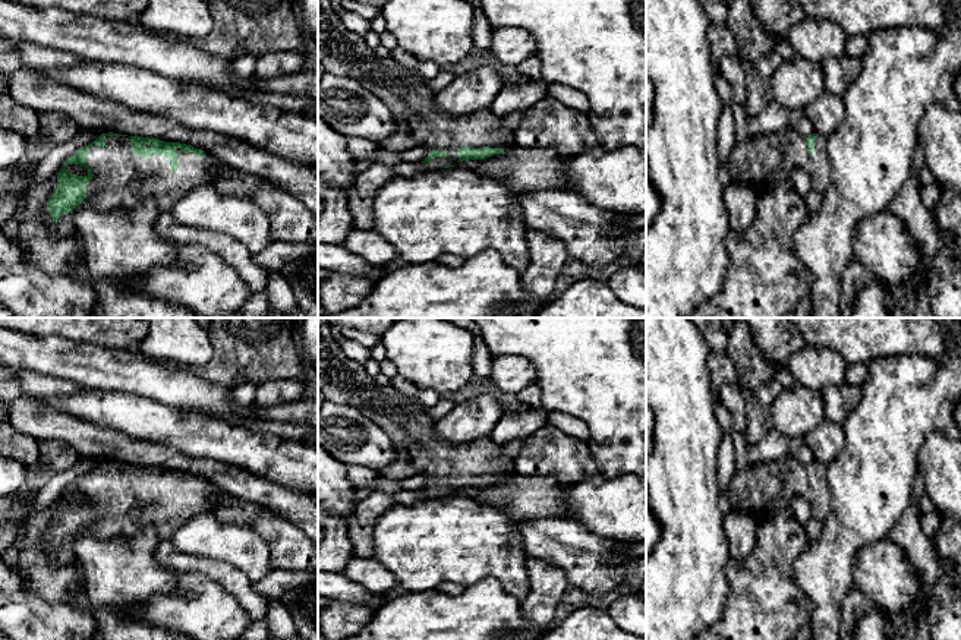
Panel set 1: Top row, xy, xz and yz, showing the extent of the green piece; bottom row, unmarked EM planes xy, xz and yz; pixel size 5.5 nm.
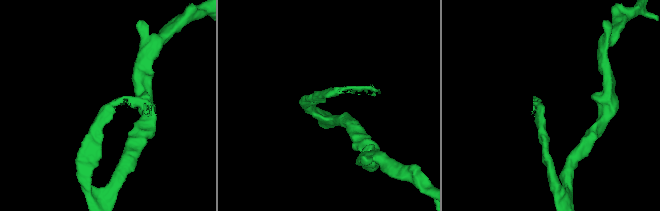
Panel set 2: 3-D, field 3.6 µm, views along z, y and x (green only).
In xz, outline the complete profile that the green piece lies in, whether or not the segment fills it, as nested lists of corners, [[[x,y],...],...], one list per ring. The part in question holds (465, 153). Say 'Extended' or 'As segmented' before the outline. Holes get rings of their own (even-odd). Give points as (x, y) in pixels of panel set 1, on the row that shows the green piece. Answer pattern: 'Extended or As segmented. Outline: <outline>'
Extended. Outline: [[[318,0],[318,63],[327,73],[359,82],[390,108],[397,129],[382,148],[394,152],[431,148],[422,161],[431,170],[483,160],[513,145],[500,132],[501,119],[491,108],[467,116],[439,111],[428,81],[393,57],[378,57],[363,37],[346,28],[331,0]]]

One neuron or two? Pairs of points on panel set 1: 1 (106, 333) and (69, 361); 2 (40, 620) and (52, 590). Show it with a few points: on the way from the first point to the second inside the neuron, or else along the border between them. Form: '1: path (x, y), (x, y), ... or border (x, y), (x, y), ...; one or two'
1: border (59, 336), (68, 340), (91, 341), (126, 350); two
2: border (21, 577), (30, 592), (79, 611); two

